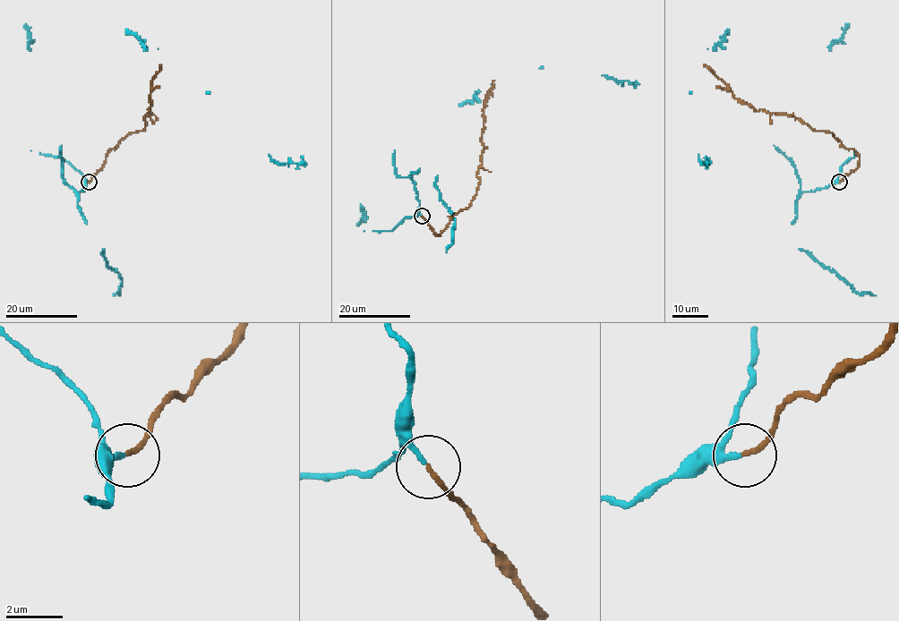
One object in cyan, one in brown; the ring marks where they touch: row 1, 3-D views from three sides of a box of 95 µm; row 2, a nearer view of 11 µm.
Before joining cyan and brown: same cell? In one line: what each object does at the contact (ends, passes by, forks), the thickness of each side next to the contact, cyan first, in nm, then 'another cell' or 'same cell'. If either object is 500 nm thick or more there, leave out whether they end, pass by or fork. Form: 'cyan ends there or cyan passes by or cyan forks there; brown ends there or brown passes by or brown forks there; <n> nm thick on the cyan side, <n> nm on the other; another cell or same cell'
cyan passes by; brown ends there; 140 nm thick on the cyan side, 180 nm on the other; same cell

